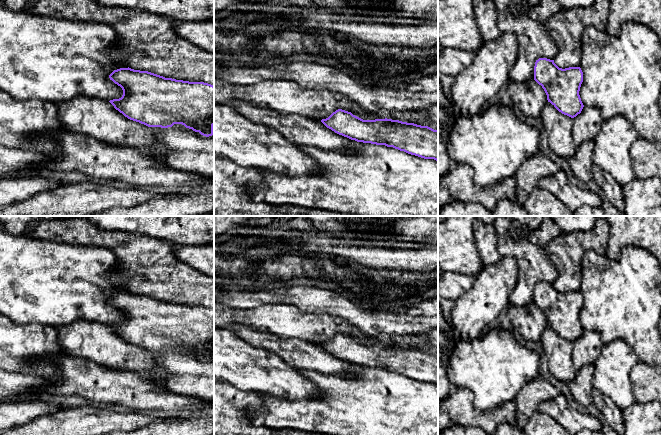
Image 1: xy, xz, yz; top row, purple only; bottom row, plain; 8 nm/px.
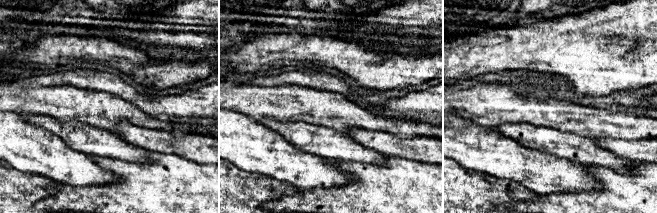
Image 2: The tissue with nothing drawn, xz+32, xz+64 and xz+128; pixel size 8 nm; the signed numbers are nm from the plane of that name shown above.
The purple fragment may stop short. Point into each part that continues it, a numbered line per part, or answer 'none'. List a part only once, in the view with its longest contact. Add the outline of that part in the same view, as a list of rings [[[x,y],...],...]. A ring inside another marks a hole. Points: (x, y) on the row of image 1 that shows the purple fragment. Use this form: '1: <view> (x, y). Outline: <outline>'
none

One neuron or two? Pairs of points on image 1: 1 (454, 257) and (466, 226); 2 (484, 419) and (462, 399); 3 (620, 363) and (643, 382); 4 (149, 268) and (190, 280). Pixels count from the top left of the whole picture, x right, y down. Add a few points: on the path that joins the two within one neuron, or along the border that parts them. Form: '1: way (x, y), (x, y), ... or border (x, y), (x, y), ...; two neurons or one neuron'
1: way (454, 249), (454, 238), (458, 234); one neuron
2: way (478, 418), (465, 405); one neuron
3: border (639, 361), (630, 373), (633, 395); two neurons
4: way (159, 273), (170, 280), (180, 280); one neuron

